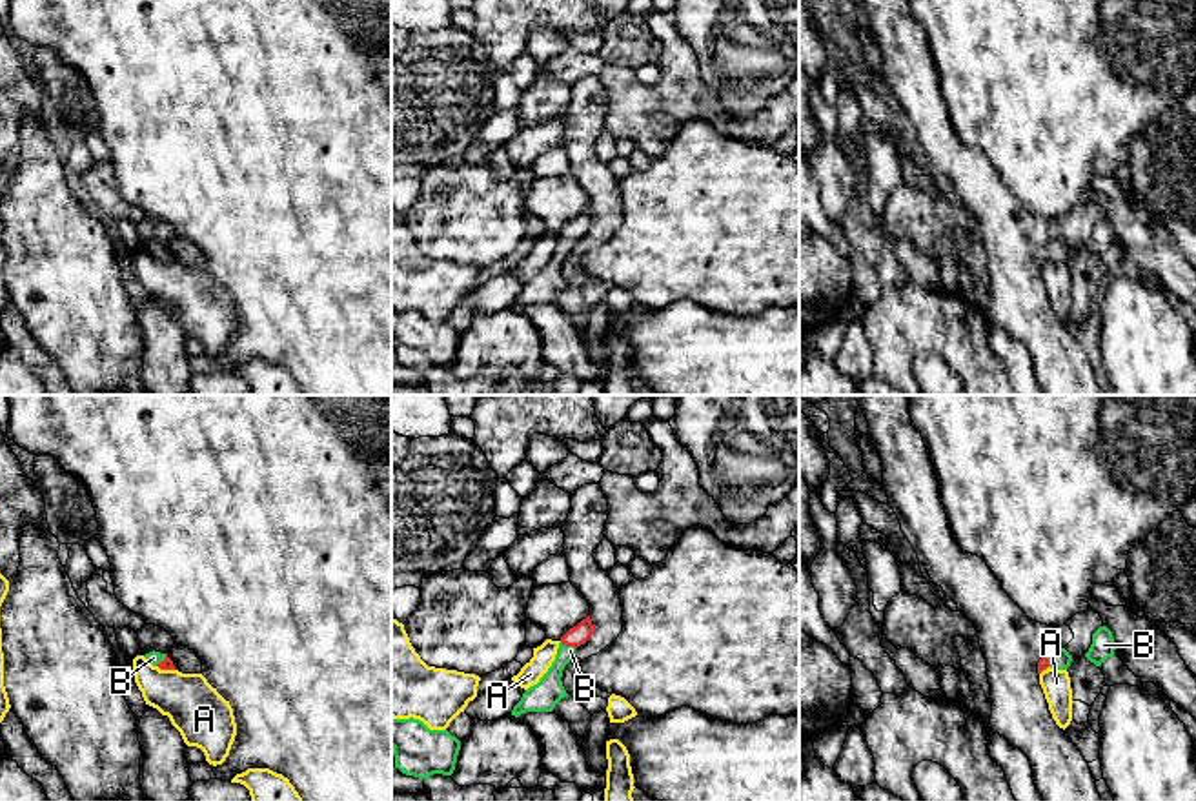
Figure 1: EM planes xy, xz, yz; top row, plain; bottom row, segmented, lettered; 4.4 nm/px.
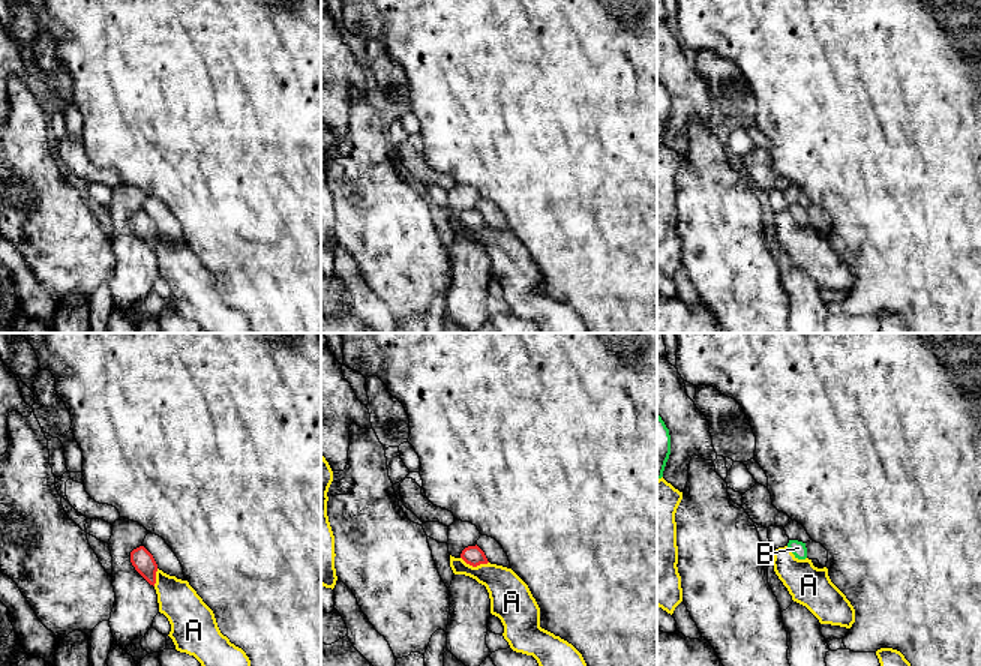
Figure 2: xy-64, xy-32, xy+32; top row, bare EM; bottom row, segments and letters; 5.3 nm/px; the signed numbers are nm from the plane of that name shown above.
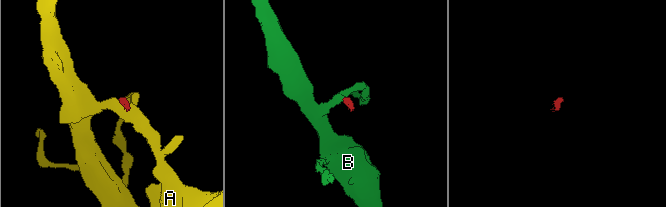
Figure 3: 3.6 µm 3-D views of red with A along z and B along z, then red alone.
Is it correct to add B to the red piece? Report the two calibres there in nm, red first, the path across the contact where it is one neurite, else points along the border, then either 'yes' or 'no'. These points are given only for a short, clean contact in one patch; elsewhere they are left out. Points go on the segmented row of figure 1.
90 nm thick on the red side, 120 nm on the other; runs through xz (579, 634), (568, 645), (548, 690); yes

